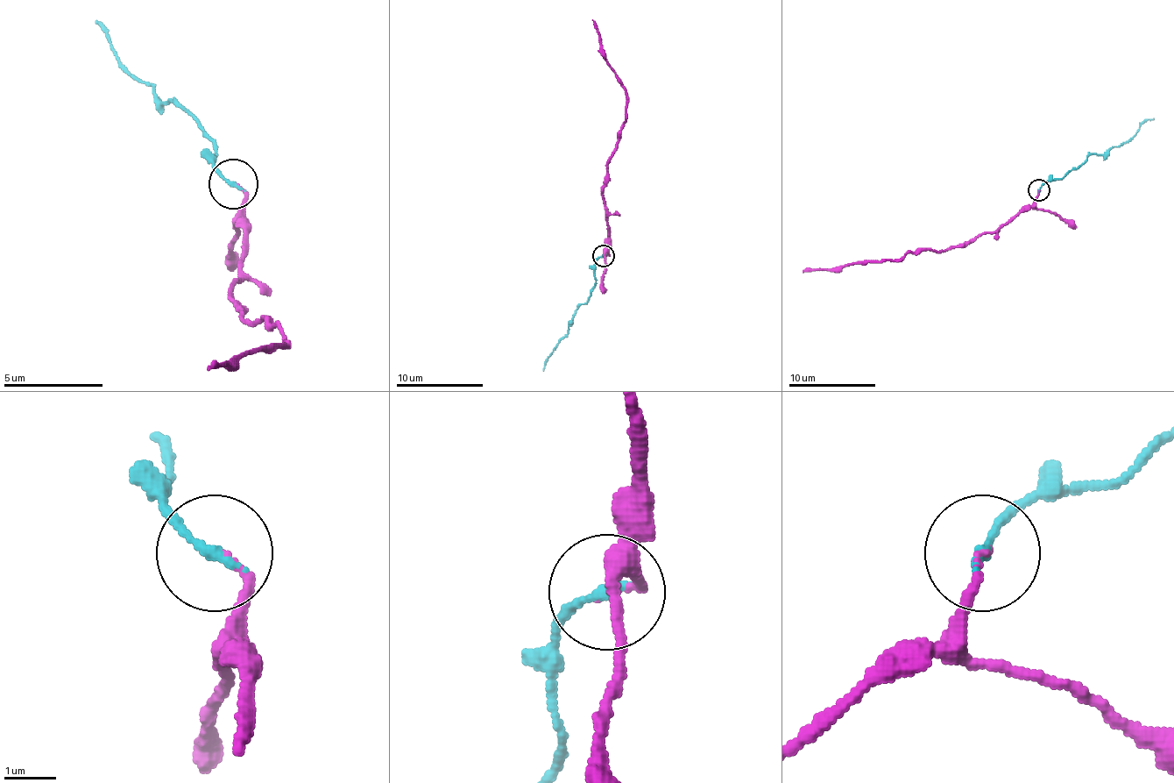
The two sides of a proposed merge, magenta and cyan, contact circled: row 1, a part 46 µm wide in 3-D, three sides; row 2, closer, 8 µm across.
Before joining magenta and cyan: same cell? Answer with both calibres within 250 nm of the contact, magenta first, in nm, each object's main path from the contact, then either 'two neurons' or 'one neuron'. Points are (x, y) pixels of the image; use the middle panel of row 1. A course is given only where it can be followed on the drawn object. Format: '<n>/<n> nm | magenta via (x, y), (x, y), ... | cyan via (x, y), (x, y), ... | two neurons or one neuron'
110/200 nm | magenta via (604, 255), (608, 255), (608, 216), (604, 189), (611, 157), (625, 116), (625, 87), (606, 59), (593, 19) | cyan via (604, 255), (595, 262), (590, 296), (577, 308), (573, 323), (542, 371) | two neurons

